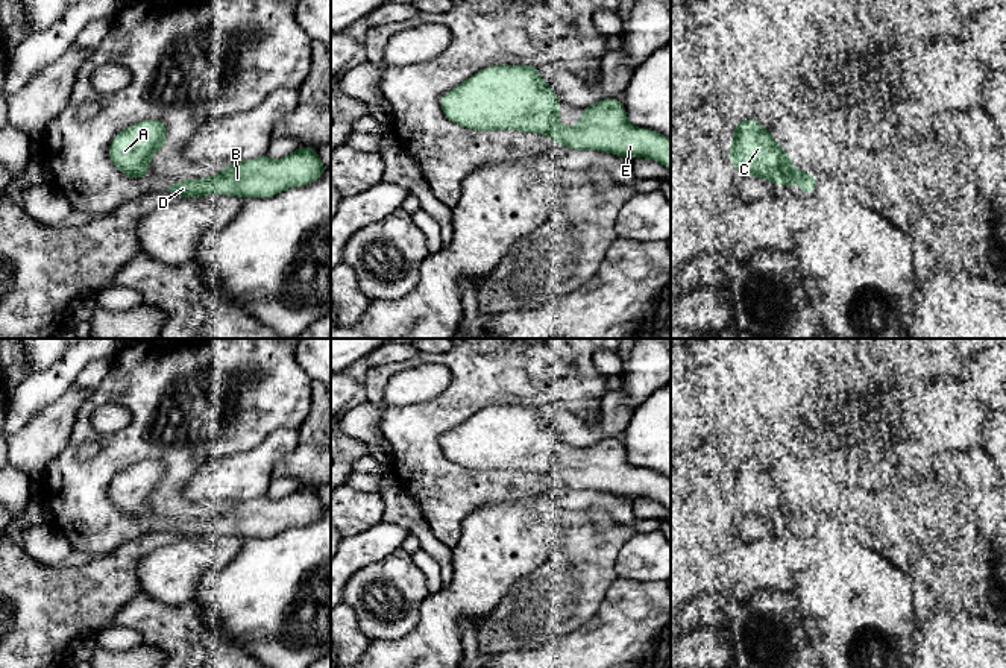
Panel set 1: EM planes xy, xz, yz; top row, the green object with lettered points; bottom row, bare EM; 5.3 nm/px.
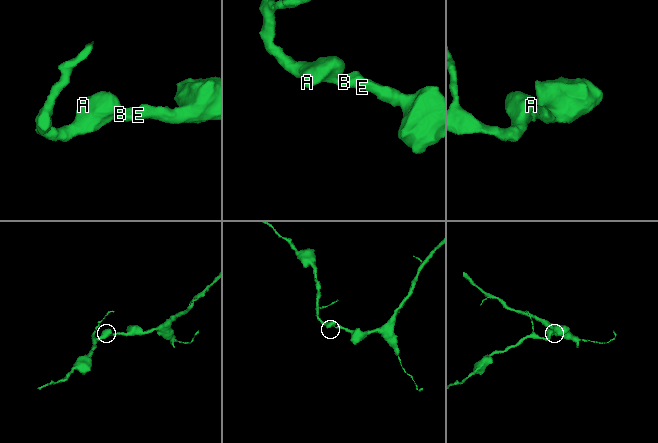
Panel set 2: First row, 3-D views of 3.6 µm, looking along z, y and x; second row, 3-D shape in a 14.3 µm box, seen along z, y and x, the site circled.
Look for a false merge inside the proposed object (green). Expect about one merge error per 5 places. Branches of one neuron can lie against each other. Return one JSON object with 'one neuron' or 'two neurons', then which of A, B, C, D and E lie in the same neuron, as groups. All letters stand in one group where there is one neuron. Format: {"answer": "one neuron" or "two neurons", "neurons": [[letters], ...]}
{"answer": "one neuron", "neurons": [["A", "B", "C", "D", "E"]]}

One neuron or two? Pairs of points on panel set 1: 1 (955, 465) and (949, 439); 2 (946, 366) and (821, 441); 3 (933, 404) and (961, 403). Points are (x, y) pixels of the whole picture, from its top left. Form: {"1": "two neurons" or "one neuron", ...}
{"1": "two neurons", "2": "one neuron", "3": "one neuron"}

